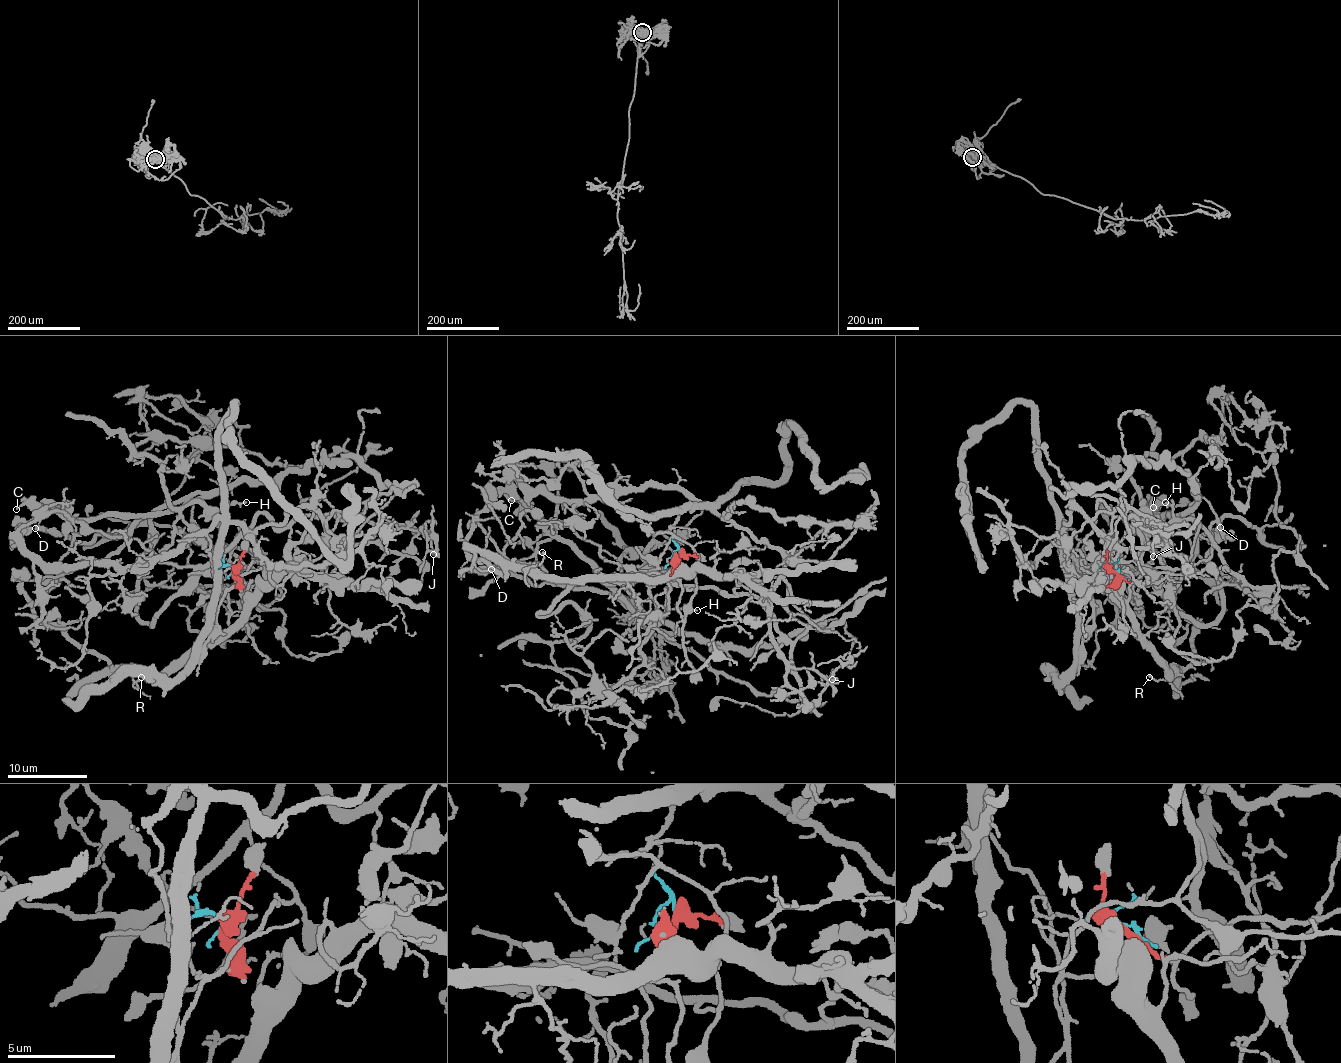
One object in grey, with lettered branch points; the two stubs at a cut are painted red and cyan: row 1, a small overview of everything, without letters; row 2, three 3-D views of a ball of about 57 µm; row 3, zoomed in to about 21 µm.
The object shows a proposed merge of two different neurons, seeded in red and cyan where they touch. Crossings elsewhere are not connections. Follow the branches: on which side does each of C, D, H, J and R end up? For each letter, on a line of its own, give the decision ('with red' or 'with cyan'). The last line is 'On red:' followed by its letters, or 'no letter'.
C: with red
D: with red
H: with cyan
J: with cyan
R: with red
On red: C, D, R

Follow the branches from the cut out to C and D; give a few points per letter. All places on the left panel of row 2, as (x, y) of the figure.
C: (234, 569), (237, 583), (245, 566), (220, 556), (200, 530), (192, 498), (161, 512), (96, 518), (16, 508)
D: (234, 569), (237, 583), (245, 566), (216, 552), (192, 518), (191, 496), (117, 536), (86, 542), (35, 528)

